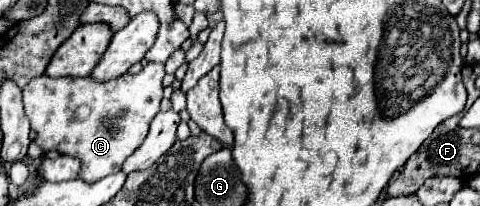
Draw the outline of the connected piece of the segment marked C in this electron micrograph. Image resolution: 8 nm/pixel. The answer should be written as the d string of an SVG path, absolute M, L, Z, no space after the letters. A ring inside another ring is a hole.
M147 64L137 76L123 74L109 82L95 82L91 76L87 78L49 78L47 74L33 78L23 88L23 104L25 114L31 122L31 128L37 132L35 142L45 150L59 150L61 154L73 156L81 160L81 174L83 182L97 182L109 174L121 170L125 158L141 146L149 132L149 124L159 112L159 104L163 98L163 64Z

